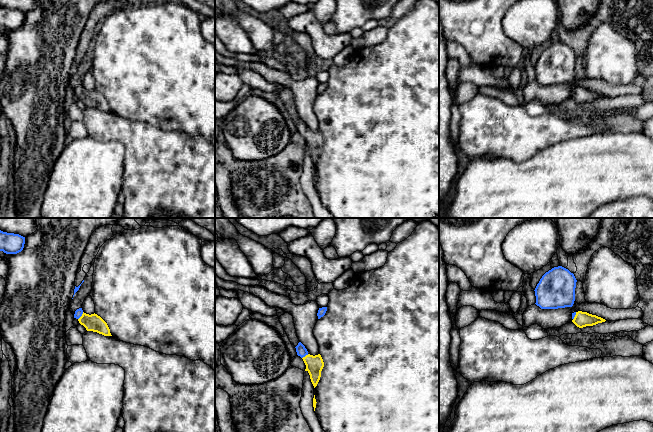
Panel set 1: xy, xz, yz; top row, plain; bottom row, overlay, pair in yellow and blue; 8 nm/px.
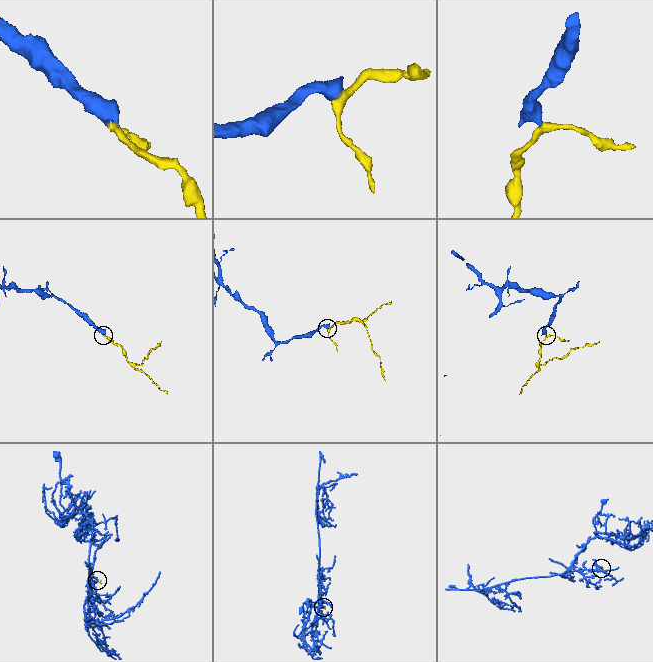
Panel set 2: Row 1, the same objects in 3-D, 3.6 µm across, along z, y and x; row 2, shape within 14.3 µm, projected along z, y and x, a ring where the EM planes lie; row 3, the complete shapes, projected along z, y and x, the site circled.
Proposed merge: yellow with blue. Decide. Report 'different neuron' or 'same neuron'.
same neuron

